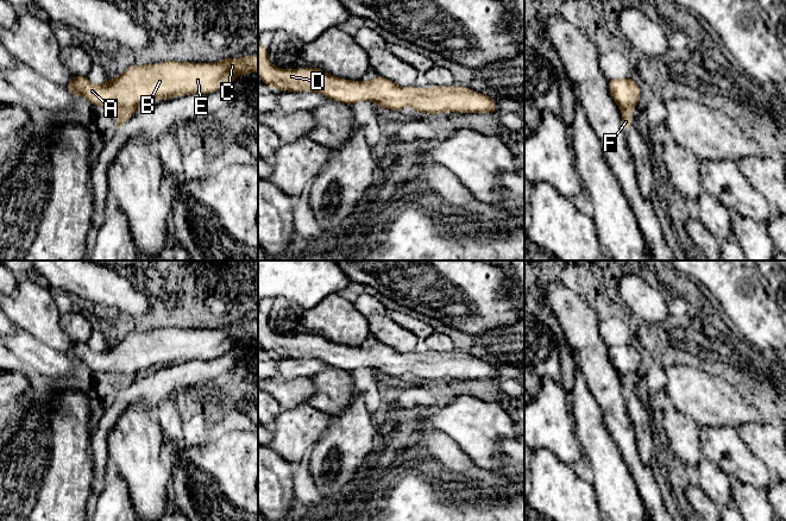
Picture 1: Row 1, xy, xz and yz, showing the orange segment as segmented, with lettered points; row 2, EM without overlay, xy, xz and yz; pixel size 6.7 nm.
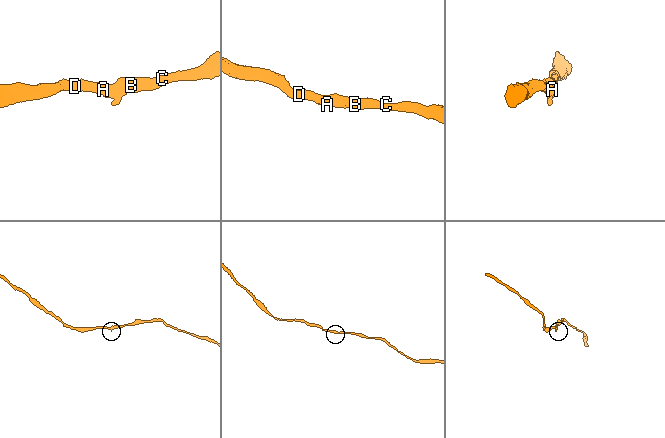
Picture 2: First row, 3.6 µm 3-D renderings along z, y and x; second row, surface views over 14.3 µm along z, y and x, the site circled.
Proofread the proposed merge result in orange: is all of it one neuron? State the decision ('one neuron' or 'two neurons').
one neuron

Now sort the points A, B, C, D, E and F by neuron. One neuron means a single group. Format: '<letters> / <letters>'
A B C D E F

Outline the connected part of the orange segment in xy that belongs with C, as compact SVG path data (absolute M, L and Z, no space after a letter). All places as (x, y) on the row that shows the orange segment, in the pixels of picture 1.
M258 55L214 63L170 61L147 65L132 64L117 79L107 79L105 84L94 84L87 76L73 76L65 88L74 95L82 95L92 105L106 106L118 112L120 117L117 119L117 128L126 124L132 114L150 100L165 101L188 94L210 94L227 87L238 75L250 73L258 73Z

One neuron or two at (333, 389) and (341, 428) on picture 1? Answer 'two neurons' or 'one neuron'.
two neurons

